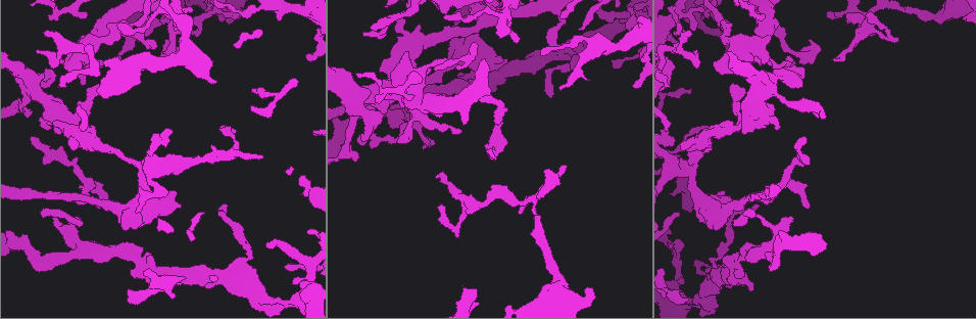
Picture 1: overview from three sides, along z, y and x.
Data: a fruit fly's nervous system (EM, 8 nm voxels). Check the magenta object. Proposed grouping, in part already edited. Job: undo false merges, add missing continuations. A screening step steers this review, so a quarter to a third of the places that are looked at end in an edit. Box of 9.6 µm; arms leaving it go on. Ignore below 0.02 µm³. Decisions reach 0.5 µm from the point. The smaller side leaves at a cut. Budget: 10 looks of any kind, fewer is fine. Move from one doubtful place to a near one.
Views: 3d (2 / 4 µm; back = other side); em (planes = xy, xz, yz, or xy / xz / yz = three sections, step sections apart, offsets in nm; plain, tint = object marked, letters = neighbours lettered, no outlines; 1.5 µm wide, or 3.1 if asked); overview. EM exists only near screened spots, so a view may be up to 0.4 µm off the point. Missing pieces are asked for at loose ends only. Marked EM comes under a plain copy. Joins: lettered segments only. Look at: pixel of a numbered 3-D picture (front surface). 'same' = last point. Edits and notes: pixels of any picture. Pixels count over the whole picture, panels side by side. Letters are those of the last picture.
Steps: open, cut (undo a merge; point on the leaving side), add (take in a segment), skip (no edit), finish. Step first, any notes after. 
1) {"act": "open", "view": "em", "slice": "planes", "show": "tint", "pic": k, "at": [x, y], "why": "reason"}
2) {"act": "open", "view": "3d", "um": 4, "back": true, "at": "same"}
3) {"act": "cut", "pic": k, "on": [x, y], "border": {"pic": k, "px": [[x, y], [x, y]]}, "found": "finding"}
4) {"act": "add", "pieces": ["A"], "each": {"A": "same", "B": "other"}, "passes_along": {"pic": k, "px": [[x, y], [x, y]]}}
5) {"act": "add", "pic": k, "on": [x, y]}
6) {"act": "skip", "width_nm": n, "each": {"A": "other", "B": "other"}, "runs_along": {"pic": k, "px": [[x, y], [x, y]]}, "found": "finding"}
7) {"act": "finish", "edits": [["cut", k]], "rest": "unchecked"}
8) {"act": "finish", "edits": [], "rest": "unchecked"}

{"act": "open", "view": "em", "slice": "planes", "show": "letters", "pic": 1, "at": [789, 218], "why": "free end"}

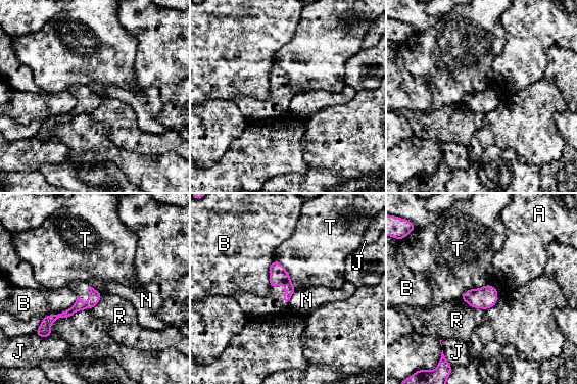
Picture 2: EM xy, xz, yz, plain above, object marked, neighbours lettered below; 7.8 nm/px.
{"act": "skip", "each": {"A": "other", "B": "other", "J": "other", "N": "other", "R": "other", "T": "other"}, "found": "no lettered segment goes on from it"}

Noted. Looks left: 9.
{"act": "open", "view": "em", "slice": "xy", "step": 8, "show": "letters", "pic": 1, "at": [714, 229]}

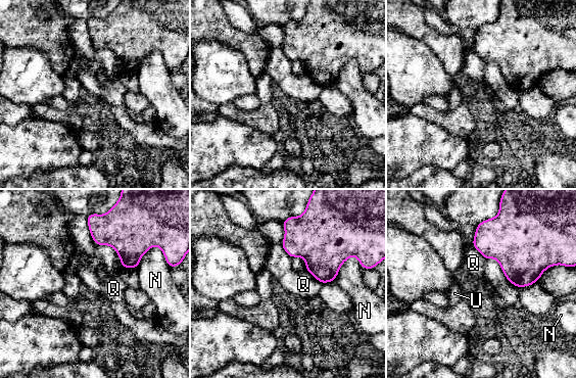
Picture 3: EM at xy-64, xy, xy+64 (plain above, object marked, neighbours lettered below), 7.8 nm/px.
{"act": "open", "view": "em", "slice": "planes", "show": "letters", "at": "same", "why": "cut it another way"}

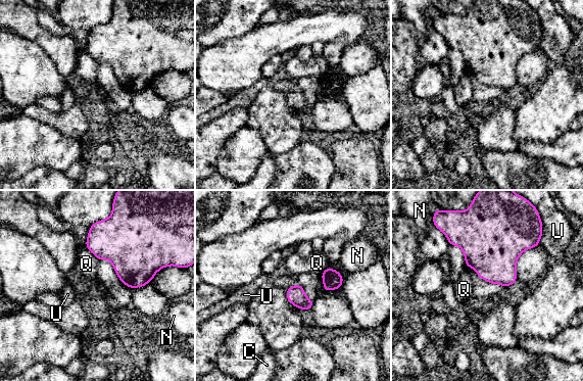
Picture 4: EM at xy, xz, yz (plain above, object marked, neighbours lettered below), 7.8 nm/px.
{"act": "skip", "each": {"C": "other", "N": "other", "Q": "other", "U": "other"}, "border": {"pic": 4, "px": [[86, 246], [97, 259]]}, "found": "no lettered segment goes on from it"}

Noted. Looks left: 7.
{"act": "open", "view": "3d", "um": 4, "pic": 1, "at": [780, 126], "why": "free end"}

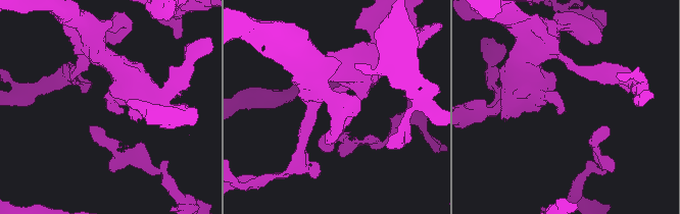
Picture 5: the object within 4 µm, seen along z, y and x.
{"act": "open", "view": "em", "slice": "xz", "step": 4, "show": "tint", "pic": 5, "at": [560, 111]}

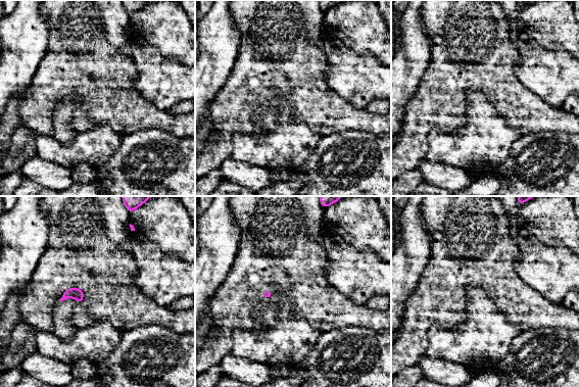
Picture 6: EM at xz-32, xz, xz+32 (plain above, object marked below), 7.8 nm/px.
{"act": "open", "view": "em", "slice": "planes", "show": "letters", "at": "same", "why": "cut it another way"}

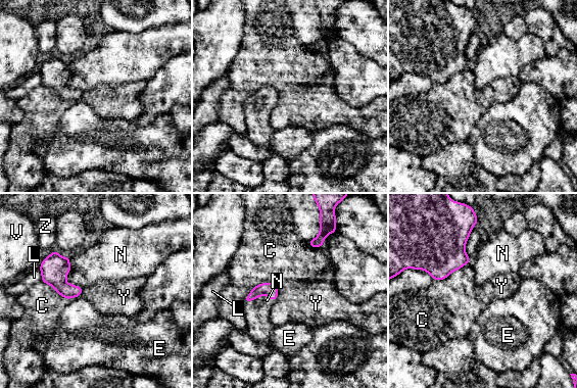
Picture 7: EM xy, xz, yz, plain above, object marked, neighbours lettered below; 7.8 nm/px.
{"act": "skip", "each": {"C": "other", "E": "other", "L": "other", "N": "other", "V": "other", "Y": "other", "Z": "other"}, "border": {"pic": 7, "px": [[68, 256], [65, 280], [83, 288]]}, "found": "none of them fits"}

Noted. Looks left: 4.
{"act": "open", "view": "em", "slice": "planes", "show": "letters", "pic": 1, "at": [437, 178], "why": "tapers out"}

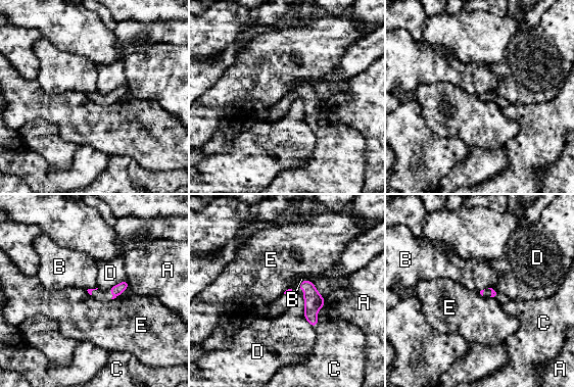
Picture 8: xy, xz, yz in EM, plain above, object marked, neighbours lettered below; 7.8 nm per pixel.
{"act": "skip", "each": {"A": "other", "B": "other", "C": "other", "D": "other", "E": "other"}, "border": {"pic": 8, "px": [[301, 294], [304, 319], [314, 327]]}, "found": "no lettered segment goes on from it"}

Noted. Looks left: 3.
{"act": "finish", "edits": [], "rest": "unchecked"}

